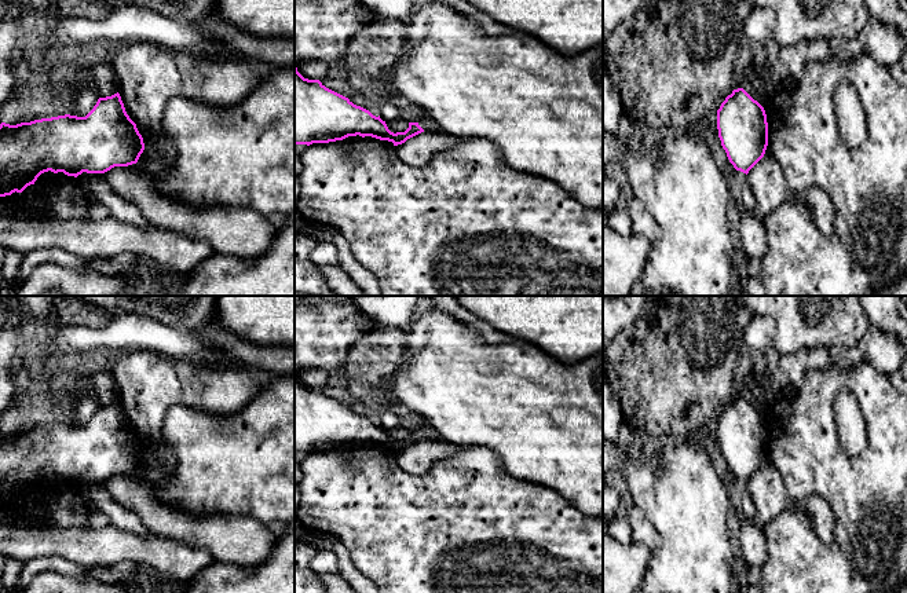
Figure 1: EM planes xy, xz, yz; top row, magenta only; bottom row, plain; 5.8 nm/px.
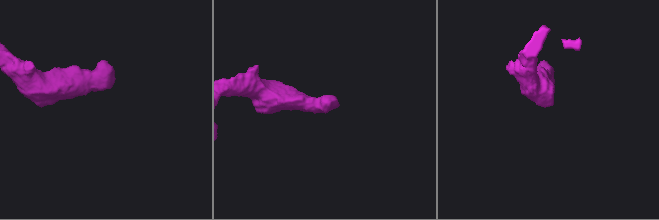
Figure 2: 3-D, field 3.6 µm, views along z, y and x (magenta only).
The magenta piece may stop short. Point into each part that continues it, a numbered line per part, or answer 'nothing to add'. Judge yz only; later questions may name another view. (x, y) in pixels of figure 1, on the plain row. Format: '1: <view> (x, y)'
nothing to add

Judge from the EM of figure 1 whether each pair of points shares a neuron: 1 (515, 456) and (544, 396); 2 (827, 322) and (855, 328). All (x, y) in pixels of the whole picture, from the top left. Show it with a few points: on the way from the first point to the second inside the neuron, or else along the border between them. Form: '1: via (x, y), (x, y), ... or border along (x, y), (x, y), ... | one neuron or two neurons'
1: via (530, 440), (540, 431), (540, 412) | one neuron
2: via (834, 322), (848, 325) | one neuron

